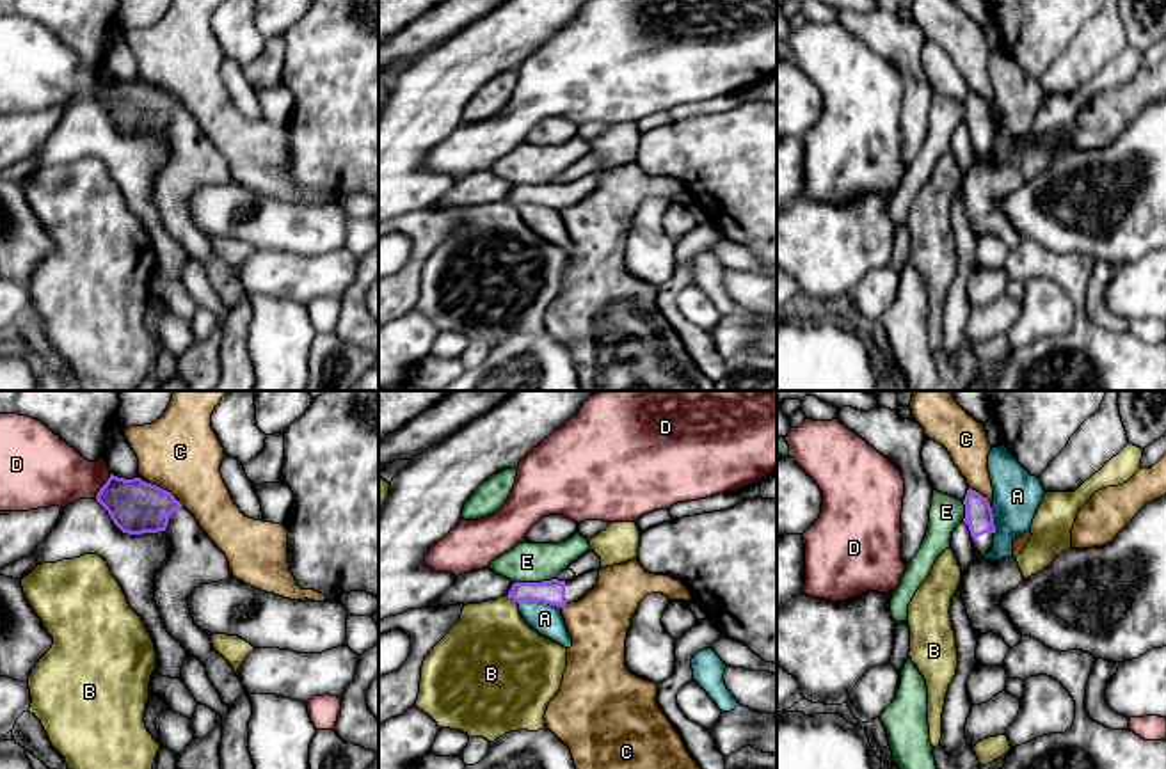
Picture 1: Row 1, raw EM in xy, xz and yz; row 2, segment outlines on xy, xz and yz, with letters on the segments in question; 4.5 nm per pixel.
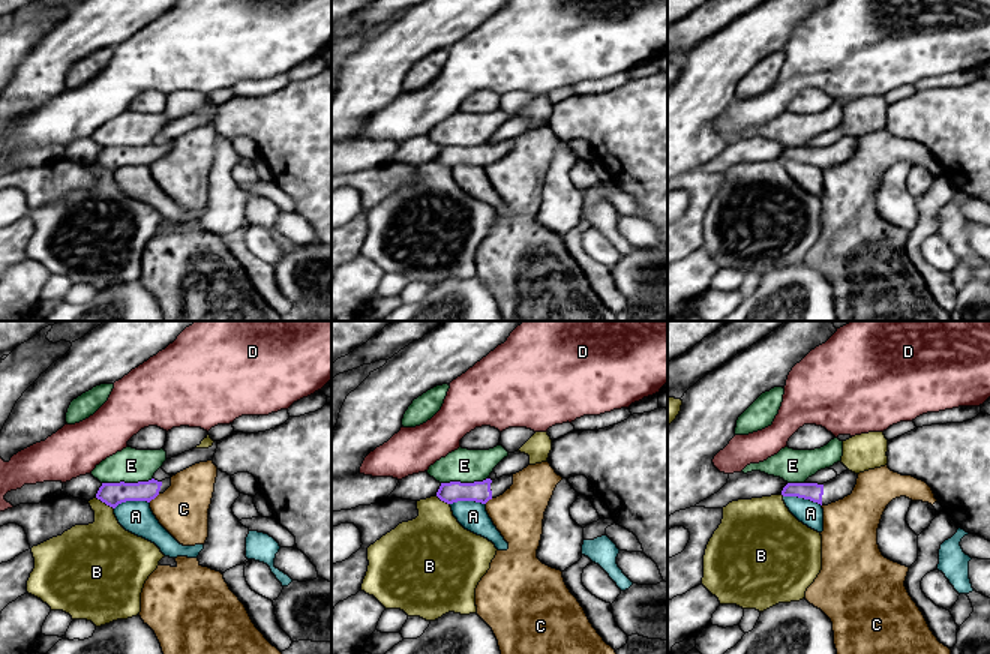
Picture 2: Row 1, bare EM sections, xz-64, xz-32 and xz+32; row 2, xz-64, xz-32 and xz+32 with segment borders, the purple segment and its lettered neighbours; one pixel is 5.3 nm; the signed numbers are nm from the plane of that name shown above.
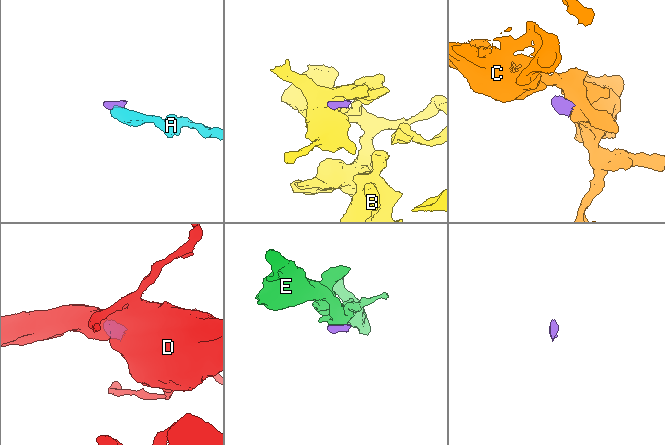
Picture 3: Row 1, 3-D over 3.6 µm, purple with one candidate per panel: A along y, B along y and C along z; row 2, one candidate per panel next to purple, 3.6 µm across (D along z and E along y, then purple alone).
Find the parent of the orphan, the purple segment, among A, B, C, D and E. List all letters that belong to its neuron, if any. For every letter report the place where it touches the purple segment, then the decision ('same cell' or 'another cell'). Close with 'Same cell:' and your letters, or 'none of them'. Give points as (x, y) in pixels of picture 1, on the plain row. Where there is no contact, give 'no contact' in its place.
A: contact xz (539, 203); another cell
B: contact xz (512, 201); another cell
C: contact yz (982, 98); another cell
D: contact xy (102, 89); another cell
E: contact xz (534, 185); another cell
Same cell: none of them

